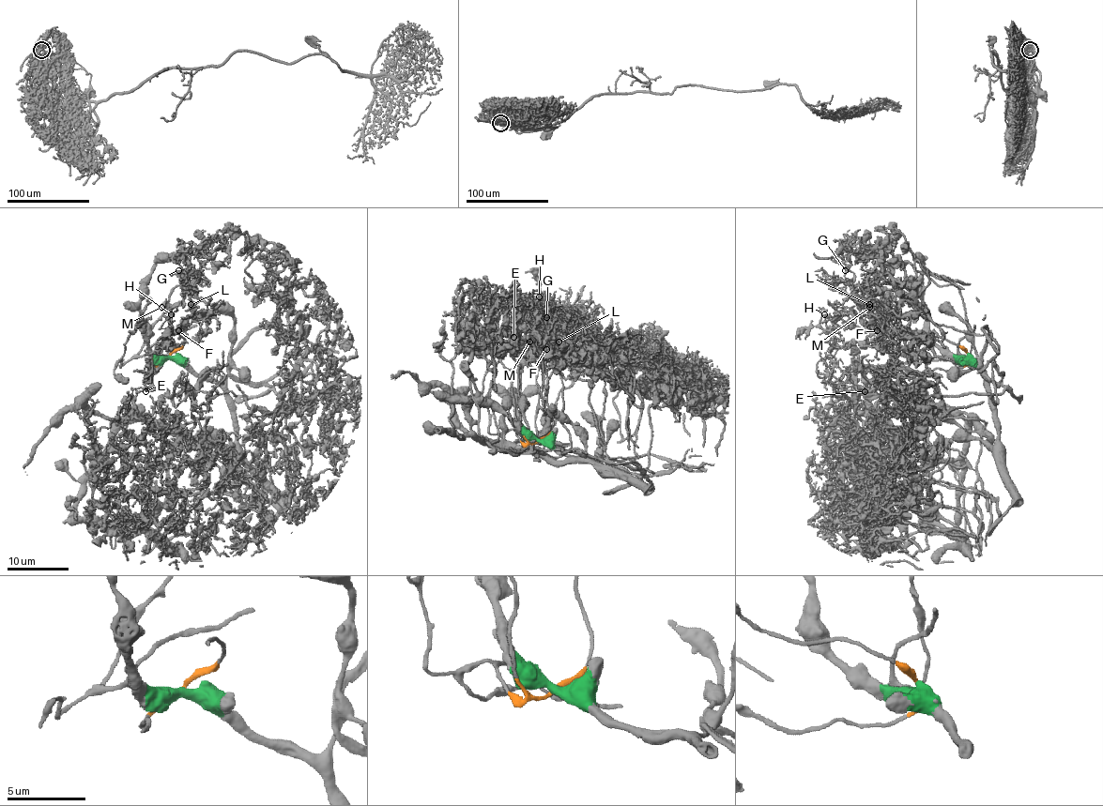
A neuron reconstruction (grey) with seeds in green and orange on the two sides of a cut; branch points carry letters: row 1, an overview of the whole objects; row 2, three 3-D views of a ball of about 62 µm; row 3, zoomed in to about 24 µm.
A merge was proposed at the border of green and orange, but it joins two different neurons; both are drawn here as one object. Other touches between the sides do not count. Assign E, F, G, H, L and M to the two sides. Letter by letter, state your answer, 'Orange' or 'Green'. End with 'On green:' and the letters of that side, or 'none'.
E: Orange
F: Orange
G: Orange
H: Orange
L: Orange
M: Orange
On green: none

